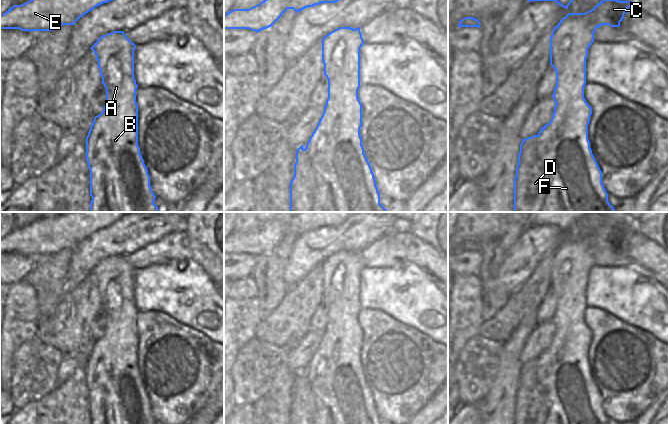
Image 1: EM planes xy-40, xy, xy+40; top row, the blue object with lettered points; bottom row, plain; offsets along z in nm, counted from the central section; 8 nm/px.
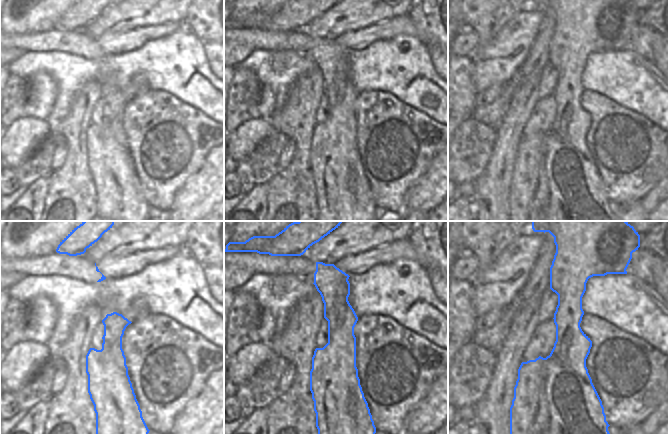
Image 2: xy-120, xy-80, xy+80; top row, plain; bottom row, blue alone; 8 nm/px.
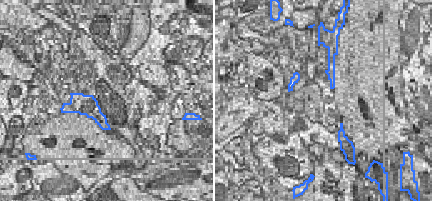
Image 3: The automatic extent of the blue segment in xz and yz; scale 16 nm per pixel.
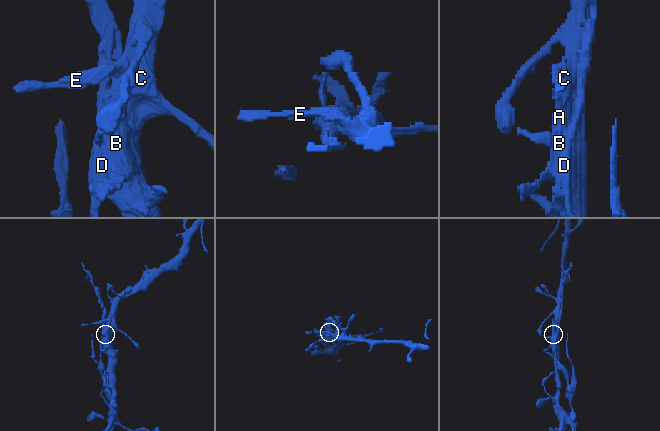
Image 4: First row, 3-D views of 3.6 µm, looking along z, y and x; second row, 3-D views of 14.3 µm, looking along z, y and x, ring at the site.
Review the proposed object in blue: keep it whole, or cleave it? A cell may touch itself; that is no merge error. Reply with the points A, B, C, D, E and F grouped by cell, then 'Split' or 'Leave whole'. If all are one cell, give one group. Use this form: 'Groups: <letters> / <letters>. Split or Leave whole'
Groups: A B C E F / D. Split.

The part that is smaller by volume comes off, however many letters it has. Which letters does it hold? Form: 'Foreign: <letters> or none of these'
Foreign: D

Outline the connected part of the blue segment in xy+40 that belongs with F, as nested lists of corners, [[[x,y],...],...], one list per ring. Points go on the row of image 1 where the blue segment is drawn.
[[[602,0],[585,13],[568,13],[554,27],[550,36],[550,65],[556,72],[556,86],[552,97],[555,106],[552,118],[538,132],[538,156],[548,176],[550,188],[542,212],[615,212],[608,202],[608,194],[602,184],[602,172],[592,154],[588,140],[588,124],[592,108],[584,98],[586,84],[586,58],[588,48],[594,42],[594,32],[601,25],[619,27],[630,1]]]

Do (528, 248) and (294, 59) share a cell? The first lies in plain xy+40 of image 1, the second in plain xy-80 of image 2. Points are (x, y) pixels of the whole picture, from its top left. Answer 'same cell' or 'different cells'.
different cells

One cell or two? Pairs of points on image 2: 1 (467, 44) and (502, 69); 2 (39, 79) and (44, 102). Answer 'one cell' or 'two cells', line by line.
1: two cells
2: one cell

